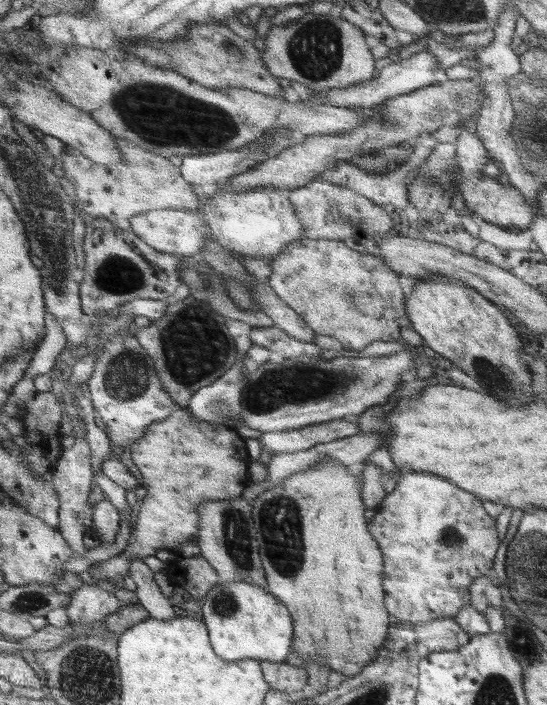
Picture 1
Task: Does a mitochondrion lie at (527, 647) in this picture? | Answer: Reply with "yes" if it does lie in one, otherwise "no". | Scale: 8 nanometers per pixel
yes

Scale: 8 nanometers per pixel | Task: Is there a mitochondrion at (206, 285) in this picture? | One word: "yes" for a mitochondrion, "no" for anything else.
yes

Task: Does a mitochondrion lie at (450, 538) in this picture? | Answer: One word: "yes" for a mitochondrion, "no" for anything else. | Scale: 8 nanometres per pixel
yes

